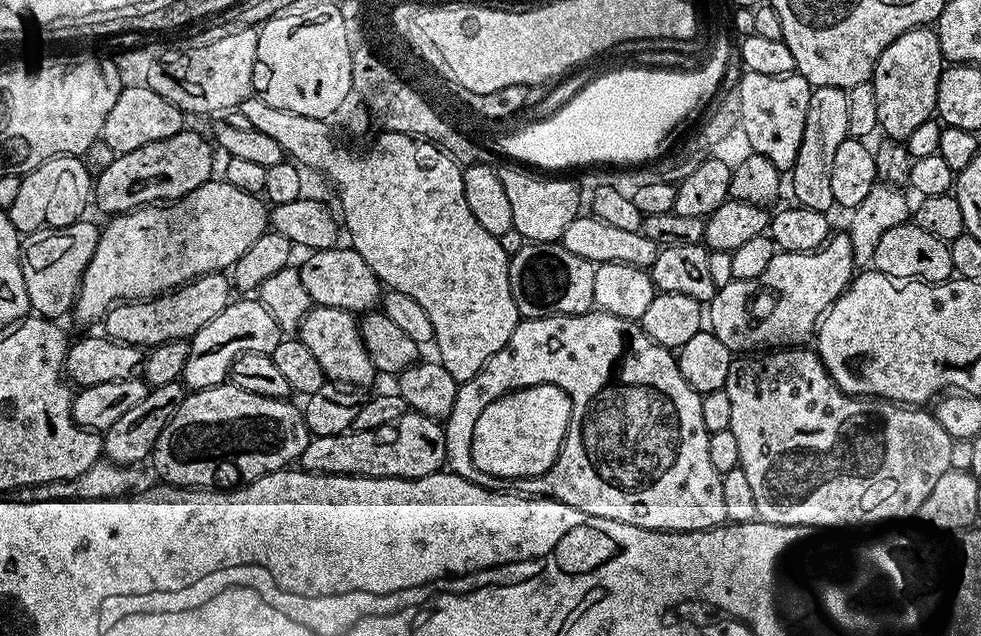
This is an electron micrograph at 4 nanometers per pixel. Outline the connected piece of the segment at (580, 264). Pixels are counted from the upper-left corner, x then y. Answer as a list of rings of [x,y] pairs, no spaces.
[[[526,242],[508,261],[508,277],[514,302],[525,320],[547,316],[577,316],[594,308],[596,265],[579,254],[570,254],[563,242]]]

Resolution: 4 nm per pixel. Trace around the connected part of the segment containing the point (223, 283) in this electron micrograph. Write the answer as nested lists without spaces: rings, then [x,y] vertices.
[[[207,272],[205,276],[189,280],[187,284],[181,284],[179,288],[166,292],[163,296],[139,302],[117,303],[104,315],[103,331],[111,340],[121,340],[151,350],[157,344],[165,344],[171,340],[188,340],[198,330],[202,330],[206,322],[218,318],[218,314],[226,310],[233,296],[233,285],[224,272]]]

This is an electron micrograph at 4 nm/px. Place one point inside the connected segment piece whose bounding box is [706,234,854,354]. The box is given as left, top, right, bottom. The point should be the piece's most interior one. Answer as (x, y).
(788, 301)

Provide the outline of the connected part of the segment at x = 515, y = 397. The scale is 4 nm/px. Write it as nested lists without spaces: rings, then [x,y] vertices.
[[[553,384],[521,388],[488,404],[475,423],[471,457],[483,473],[506,480],[532,479],[549,472],[568,432],[572,403]]]

